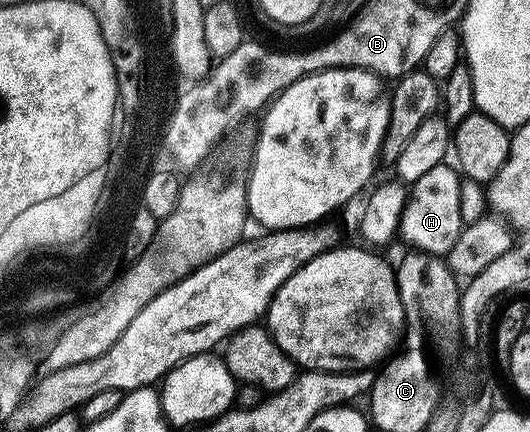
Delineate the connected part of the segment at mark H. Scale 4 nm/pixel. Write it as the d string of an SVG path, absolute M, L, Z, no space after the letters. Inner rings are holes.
M443 164L424 172L420 180L413 183L402 209L400 238L418 252L435 256L445 255L464 225L460 216L460 174L453 165ZM451 166L451 167L450 167Z

